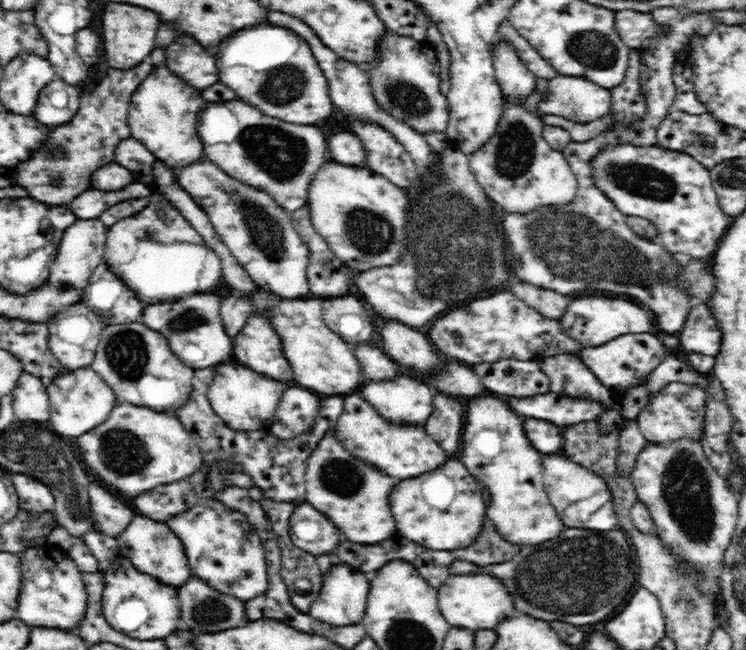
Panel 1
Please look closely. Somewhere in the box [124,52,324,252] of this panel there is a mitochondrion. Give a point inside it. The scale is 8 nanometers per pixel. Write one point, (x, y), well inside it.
(281, 154)

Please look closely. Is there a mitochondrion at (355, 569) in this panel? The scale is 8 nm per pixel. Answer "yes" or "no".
no

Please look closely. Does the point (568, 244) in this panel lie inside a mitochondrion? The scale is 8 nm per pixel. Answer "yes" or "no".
yes

